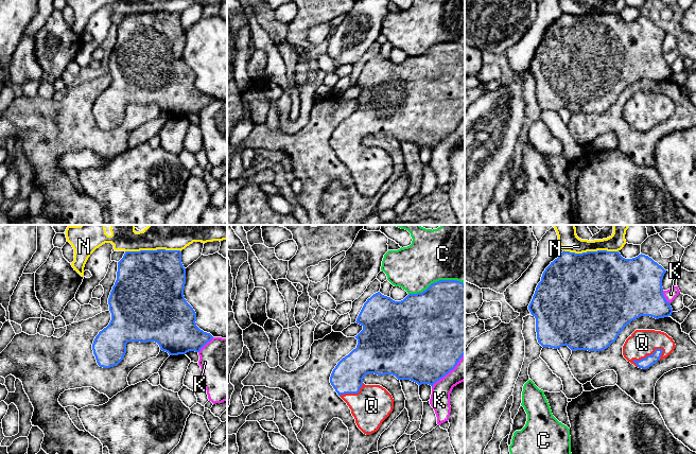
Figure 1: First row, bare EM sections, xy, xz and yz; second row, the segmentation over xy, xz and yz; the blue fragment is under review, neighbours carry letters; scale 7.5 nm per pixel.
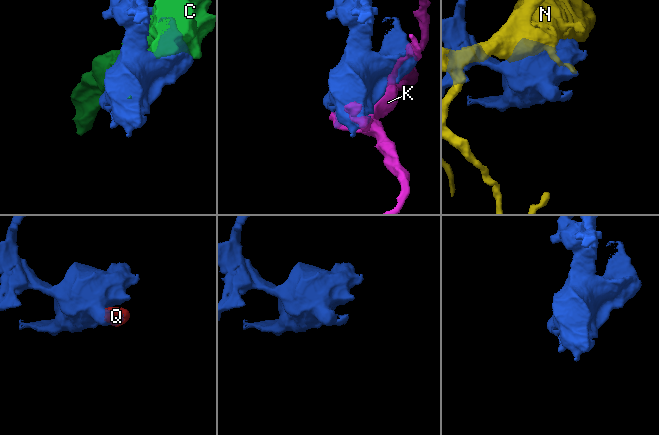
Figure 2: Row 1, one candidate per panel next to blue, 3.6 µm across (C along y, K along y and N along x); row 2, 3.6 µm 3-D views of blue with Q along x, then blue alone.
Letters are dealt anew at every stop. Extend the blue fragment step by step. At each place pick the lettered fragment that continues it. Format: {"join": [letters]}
{"join": ["Q"]}

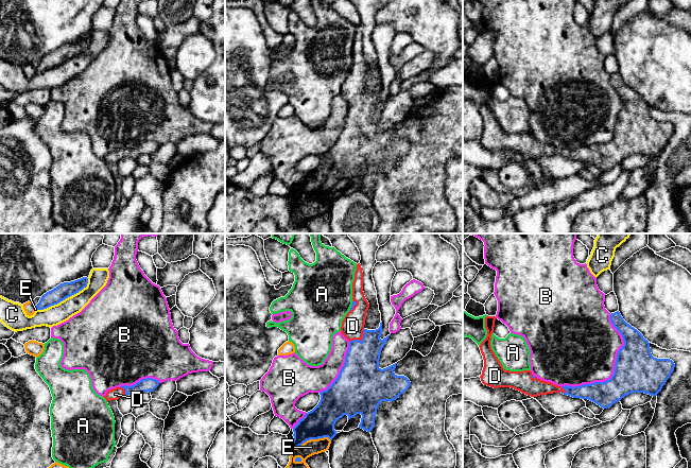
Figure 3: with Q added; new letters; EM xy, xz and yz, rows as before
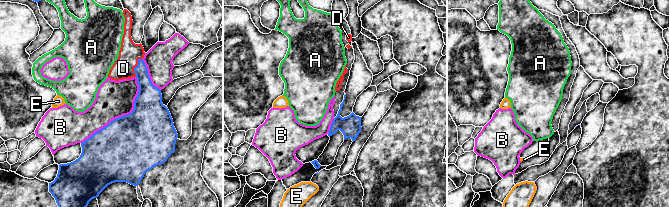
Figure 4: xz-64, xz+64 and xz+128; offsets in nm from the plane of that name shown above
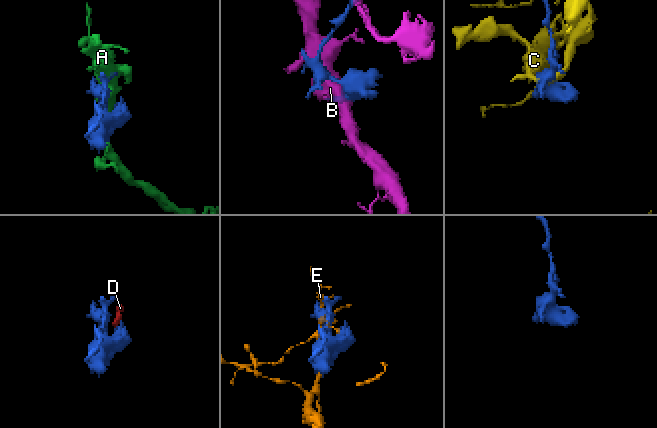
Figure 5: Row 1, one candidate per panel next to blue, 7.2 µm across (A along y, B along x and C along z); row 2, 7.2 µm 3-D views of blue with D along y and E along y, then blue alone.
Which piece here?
{"join": ["D"]}

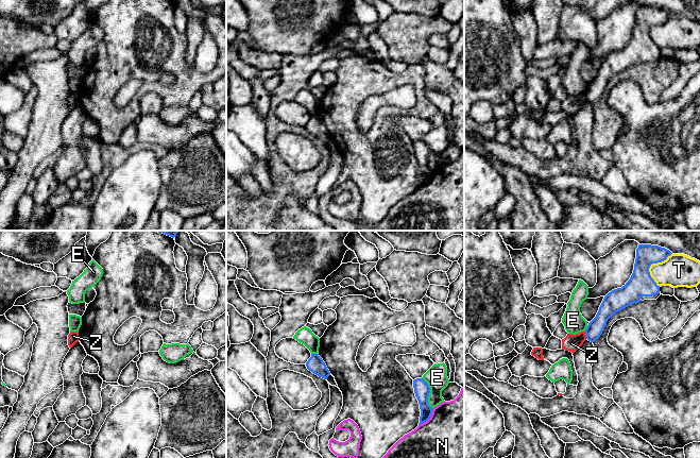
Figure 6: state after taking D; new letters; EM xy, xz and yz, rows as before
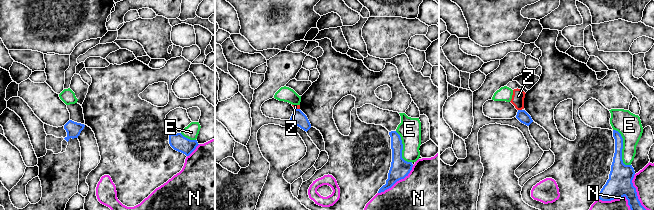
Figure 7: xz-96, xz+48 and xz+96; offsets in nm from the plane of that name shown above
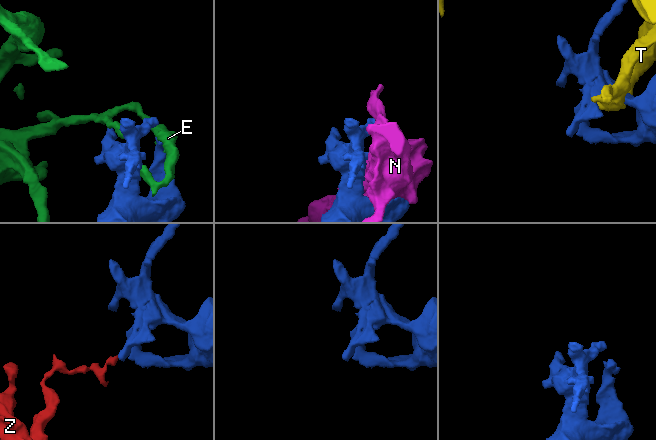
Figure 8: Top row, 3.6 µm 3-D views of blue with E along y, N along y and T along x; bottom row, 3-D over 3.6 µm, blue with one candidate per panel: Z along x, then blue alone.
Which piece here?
{"join": []}

